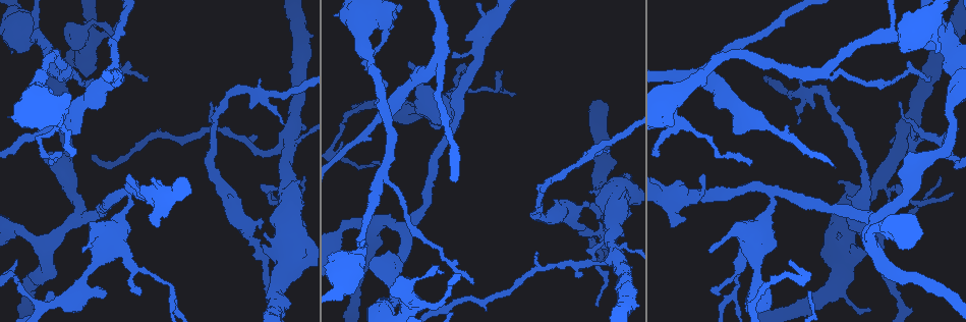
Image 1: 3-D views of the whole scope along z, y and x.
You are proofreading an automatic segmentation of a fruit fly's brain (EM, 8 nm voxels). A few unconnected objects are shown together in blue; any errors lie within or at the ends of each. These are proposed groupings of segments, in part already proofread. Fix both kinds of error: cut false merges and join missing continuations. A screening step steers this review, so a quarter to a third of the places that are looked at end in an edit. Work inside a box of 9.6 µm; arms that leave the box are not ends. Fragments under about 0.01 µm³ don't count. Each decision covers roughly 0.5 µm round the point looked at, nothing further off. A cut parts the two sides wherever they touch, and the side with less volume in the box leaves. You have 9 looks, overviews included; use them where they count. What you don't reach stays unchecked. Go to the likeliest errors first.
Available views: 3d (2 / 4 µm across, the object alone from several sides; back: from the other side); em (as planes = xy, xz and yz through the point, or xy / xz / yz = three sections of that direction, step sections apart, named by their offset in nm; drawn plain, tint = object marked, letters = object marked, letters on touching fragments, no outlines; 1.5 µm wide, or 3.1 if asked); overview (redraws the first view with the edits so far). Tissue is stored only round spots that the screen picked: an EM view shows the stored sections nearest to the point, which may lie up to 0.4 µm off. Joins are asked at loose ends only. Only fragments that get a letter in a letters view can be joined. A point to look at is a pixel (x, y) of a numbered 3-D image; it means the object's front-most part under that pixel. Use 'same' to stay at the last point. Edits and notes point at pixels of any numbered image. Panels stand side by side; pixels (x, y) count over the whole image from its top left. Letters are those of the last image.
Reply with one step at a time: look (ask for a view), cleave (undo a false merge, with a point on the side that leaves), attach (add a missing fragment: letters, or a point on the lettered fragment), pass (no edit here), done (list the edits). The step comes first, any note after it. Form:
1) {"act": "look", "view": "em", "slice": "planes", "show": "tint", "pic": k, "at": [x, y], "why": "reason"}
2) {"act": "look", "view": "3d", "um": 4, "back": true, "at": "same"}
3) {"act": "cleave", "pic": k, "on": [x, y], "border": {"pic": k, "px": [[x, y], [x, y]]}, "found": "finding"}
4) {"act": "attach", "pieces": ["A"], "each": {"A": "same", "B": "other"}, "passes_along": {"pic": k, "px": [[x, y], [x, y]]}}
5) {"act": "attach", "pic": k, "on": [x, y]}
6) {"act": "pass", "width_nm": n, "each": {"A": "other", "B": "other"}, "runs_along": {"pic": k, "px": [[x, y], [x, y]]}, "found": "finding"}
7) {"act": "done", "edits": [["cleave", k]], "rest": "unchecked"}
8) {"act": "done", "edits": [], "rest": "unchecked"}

{"act": "look", "view": "em", "slice": "yz", "step": 8, "show": "letters", "pic": 1, "at": [499, 86]}

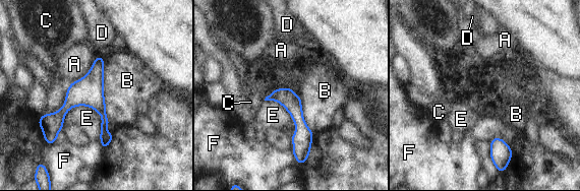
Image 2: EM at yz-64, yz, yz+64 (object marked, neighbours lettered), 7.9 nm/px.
{"act": "pass", "width_nm": 150, "each": {"A": "other", "B": "other", "C": "other", "D": "other", "E": "other", "F": "other"}, "border": {"pic": 2, "px": [[104, 67], [103, 98], [109, 120]]}, "found": "all the same neuron"}

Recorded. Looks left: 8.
{"act": "look", "view": "3d", "um": 2, "pic": 1, "at": [684, 217], "why": "thick end"}

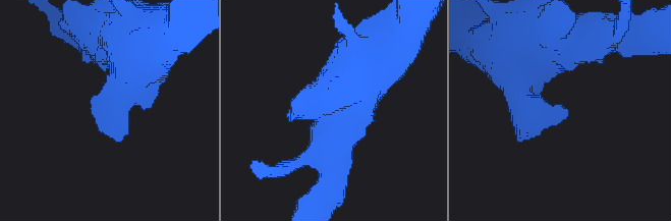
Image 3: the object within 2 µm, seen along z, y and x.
{"act": "look", "view": "em", "slice": "planes", "show": "plain", "pic": 3, "at": [113, 115], "why": "now the EM"}

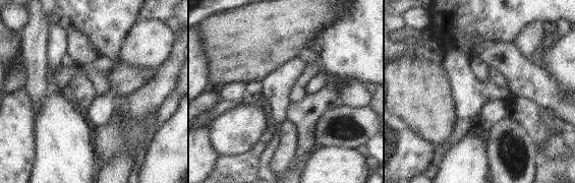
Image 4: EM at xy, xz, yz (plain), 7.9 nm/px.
{"act": "look", "view": "em", "slice": "planes", "show": "letters", "at": "same", "why": "what lies round it"}

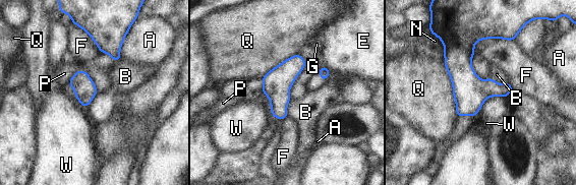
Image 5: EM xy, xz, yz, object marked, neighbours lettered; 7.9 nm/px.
{"act": "pass", "each": {"A": "other", "B": "other", "E": "other", "F": "other", "G": "other", "N": "other", "P": "other", "Q": "other", "W": "other"}, "runs_along": {"pic": 5, "px": [[477, 28], [463, 44], [459, 113]]}, "found": "no lettered fragment goes on from it"}

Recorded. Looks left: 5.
{"act": "look", "view": "3d", "um": 4, "pic": 1, "at": [605, 247], "why": "thick turns thin"}

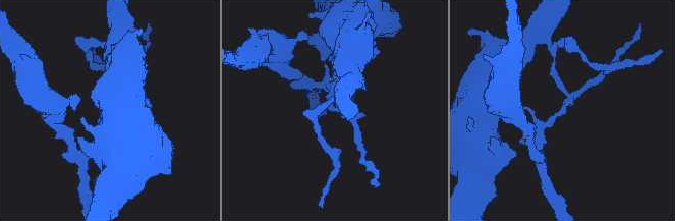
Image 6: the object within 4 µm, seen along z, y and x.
{"act": "look", "view": "em", "slice": "xy", "step": 4, "show": "plain", "pic": 6, "at": [565, 105]}

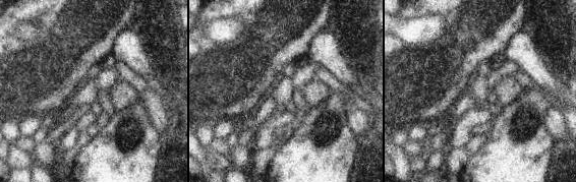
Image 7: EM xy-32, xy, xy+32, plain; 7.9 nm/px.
{"act": "look", "view": "em", "slice": "xy", "step": 4, "show": "letters", "at": "same", "why": "what lies round it"}

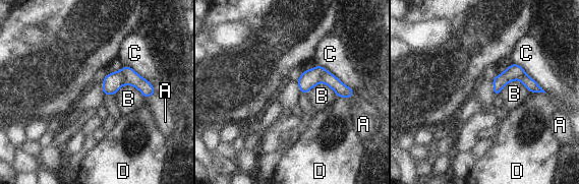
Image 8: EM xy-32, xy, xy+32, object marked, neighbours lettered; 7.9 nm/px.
{"act": "cleave", "pic": 8, "on": [112, 83], "width_nm": 70, "each": {"A": "other", "B": "other", "C": "other", "D": "other"}, "border": {"pic": 8, "px": [[121, 69], [125, 83]]}, "found": "a second neuron is stuck on"}

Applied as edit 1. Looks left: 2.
{"act": "look", "view": "em", "slice": "yz", "step": 8, "show": "tint", "pic": 1, "at": [774, 195]}

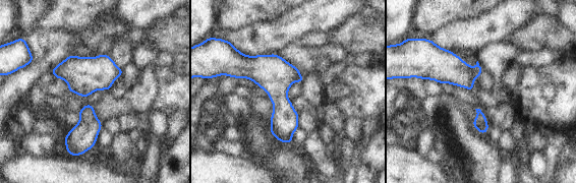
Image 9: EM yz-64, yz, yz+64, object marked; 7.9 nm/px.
{"act": "look", "view": "em", "slice": "yz", "step": 8, "show": "letters", "at": "same"}

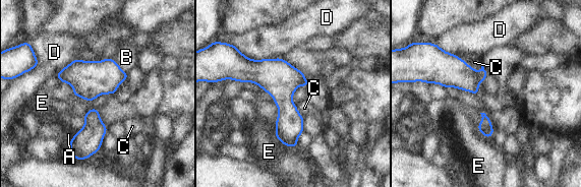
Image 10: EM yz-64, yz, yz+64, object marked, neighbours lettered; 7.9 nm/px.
{"act": "pass", "each": {"A": "other", "B": "other", "C": "other", "D": "other", "E": "other"}, "border": {"pic": 10, "px": [[455, 55], [475, 70], [480, 70]]}, "found": "all the same neuron"}

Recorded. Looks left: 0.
{"act": "done", "edits": [["cleave", 8]], "rest": "unchecked"}

